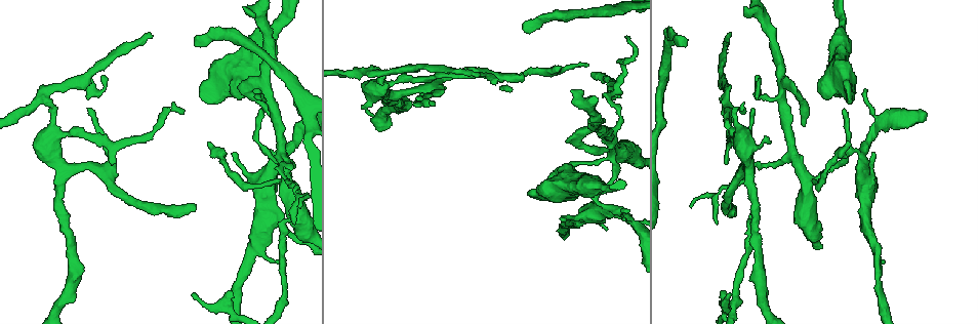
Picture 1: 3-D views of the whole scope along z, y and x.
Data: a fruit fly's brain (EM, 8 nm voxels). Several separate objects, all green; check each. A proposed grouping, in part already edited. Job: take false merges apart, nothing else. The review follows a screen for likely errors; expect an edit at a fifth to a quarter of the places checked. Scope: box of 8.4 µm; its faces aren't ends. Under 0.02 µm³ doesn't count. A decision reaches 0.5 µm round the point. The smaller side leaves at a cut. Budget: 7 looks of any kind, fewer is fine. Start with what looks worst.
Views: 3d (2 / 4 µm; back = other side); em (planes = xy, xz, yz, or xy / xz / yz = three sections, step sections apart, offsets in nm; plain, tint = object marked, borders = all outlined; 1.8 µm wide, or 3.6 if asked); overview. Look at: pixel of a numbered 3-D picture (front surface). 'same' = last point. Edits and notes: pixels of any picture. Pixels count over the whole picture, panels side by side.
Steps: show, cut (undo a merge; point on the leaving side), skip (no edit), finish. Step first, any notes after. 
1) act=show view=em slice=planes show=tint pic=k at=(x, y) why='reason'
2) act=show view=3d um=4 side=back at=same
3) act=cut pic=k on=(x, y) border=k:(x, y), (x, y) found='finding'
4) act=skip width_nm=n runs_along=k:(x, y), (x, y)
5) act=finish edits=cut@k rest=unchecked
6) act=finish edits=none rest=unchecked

act=show view=em slice=xz step=4 show=tint pic=1 at=(371, 71) why='abrupt turn'

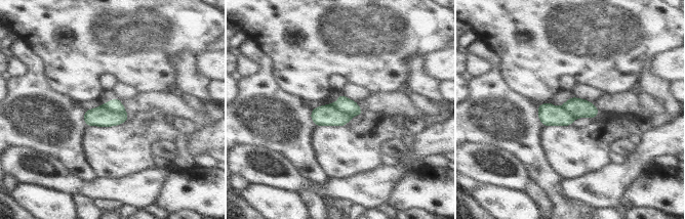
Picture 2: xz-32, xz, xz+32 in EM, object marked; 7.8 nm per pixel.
act=show view=em slice=planes show=tint at=same why='another direction'

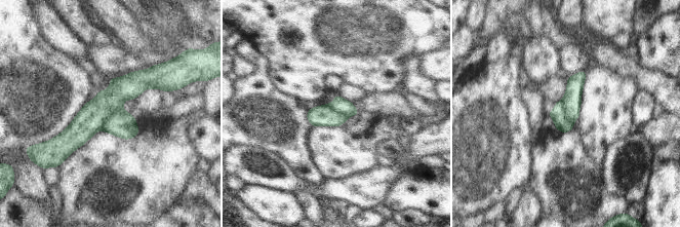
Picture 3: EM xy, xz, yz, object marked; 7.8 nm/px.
act=cut pic=3 on=(88, 120) part_leaving=3:(159, 81), (123, 87), (54, 145) found='a second neuron is stuck on'

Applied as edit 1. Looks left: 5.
act=show view=overview why='see it whole again'

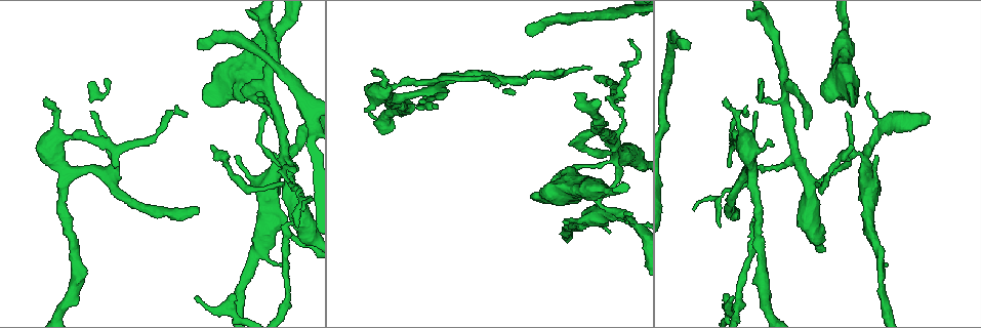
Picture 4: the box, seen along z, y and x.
act=show view=3d um=2 pic=4 at=(810, 182) why='narrows sharply'

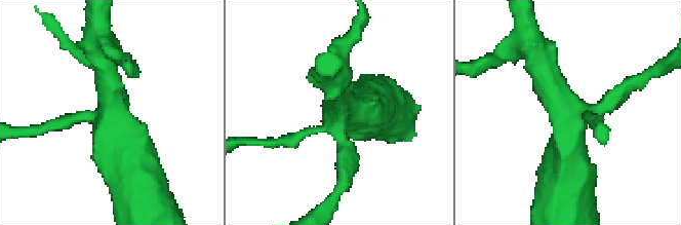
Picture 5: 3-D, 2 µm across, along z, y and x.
act=show view=em slice=xz step=4 show=tint pic=5 at=(342, 112)

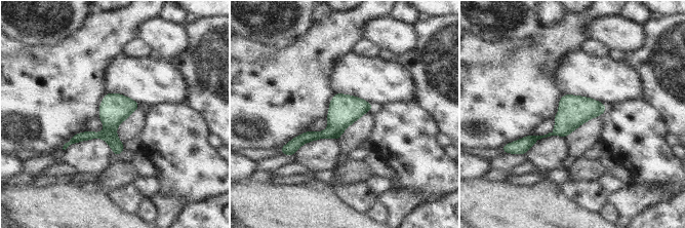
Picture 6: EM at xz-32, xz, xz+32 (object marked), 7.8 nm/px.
act=show view=em slice=planes show=borders at=same

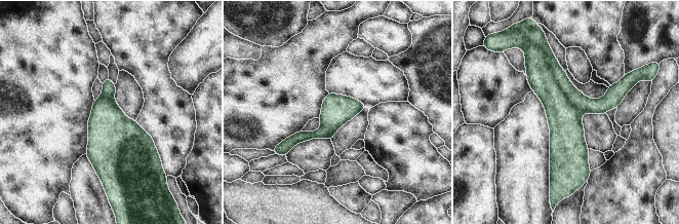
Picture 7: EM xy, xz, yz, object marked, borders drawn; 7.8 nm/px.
act=cut pic=7 on=(561, 114) arms=4 found='a second neuron is stuck on'

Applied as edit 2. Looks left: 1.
act=finish edits=cut@3,cut@7 rest=unchecked

